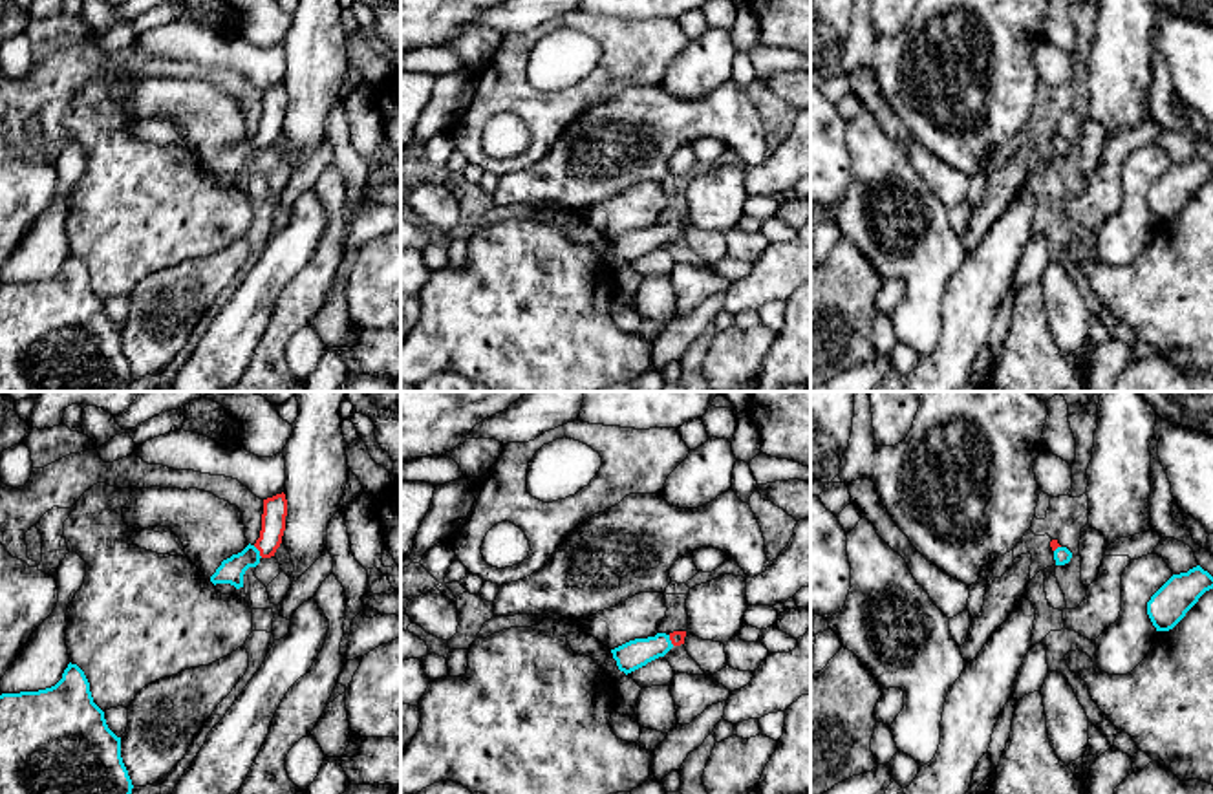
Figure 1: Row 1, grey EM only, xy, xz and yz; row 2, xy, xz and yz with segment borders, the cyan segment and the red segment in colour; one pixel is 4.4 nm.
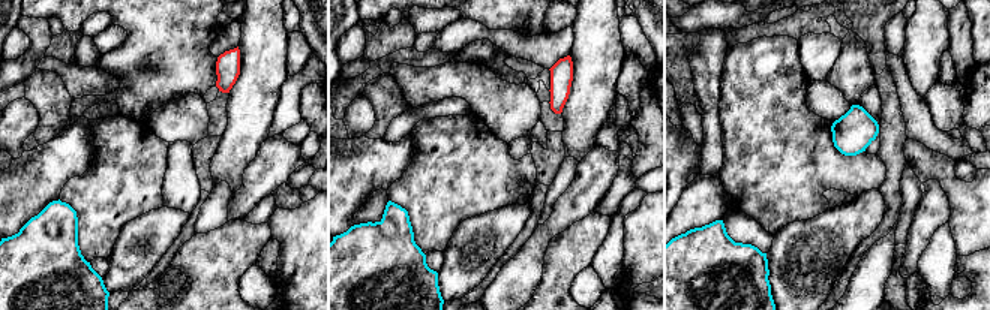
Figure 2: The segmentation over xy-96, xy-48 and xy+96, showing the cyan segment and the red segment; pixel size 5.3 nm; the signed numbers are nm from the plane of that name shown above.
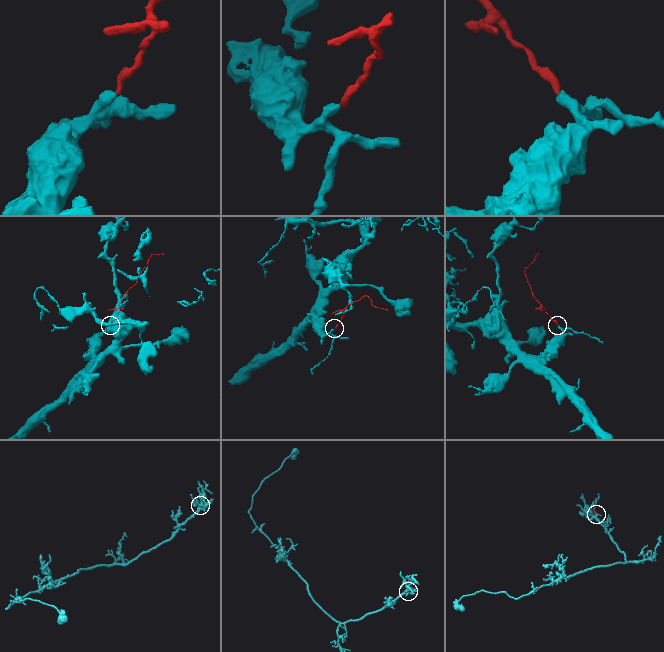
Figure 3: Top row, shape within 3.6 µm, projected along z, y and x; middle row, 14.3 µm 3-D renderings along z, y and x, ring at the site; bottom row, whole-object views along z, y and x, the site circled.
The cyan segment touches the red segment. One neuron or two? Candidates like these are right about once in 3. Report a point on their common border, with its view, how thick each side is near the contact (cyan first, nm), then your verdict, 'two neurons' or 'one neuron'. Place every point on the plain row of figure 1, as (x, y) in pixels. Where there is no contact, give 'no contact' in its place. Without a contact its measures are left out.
xy (258, 141) | 110/110 nm | one neuron

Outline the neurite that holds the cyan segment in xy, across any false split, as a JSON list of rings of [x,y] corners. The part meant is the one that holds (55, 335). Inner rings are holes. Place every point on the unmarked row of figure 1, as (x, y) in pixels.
[[[70,252],[51,278],[0,285],[0,392],[130,392],[132,379],[121,327],[108,318],[77,254]]]

